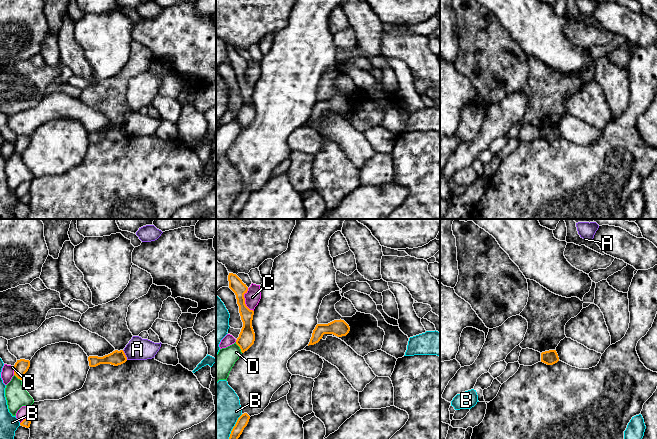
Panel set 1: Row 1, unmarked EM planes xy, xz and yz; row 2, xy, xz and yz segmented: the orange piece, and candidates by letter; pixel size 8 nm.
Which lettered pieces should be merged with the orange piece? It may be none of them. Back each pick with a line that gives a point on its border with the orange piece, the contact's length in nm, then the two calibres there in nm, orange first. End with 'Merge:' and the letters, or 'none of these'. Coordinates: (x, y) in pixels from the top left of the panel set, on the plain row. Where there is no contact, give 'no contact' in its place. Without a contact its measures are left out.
Merge: none of these

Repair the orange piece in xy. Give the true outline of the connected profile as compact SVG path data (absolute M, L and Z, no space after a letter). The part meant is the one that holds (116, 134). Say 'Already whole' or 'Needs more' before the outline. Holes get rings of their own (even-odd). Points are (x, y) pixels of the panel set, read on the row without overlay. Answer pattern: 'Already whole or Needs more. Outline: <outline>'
Already whole. Outline: M115 126L112 129L103 133L89 132L88 137L90 143L96 143L100 140L111 140L114 142L118 142L125 139L127 137L127 133L123 126Z

